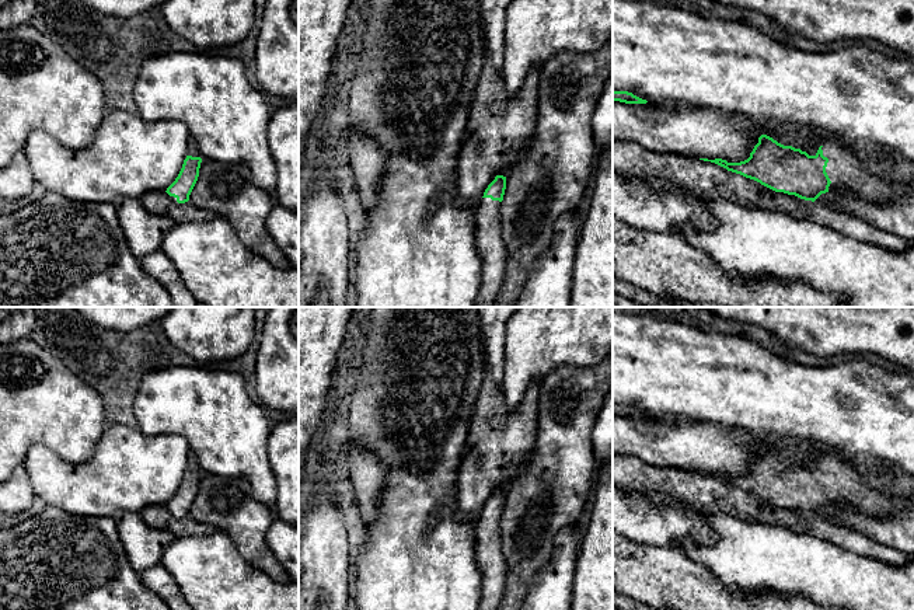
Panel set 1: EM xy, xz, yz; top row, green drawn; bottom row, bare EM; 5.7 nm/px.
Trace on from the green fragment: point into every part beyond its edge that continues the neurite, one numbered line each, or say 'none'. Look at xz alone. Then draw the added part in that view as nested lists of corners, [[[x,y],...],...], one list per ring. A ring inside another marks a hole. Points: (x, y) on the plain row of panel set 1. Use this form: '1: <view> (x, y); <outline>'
1: xz (489, 560); [[[482,512],[475,527],[475,564],[482,576],[478,610],[498,610],[503,597],[506,561],[502,551],[502,516]]]

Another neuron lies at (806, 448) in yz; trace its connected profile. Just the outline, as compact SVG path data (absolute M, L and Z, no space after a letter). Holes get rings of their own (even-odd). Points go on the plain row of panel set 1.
M798 440L798 442L789 442L785 445L795 454L803 454L806 457L820 457L821 460L824 457L837 459L837 456L834 453L820 447L817 443L814 443L812 440Z

